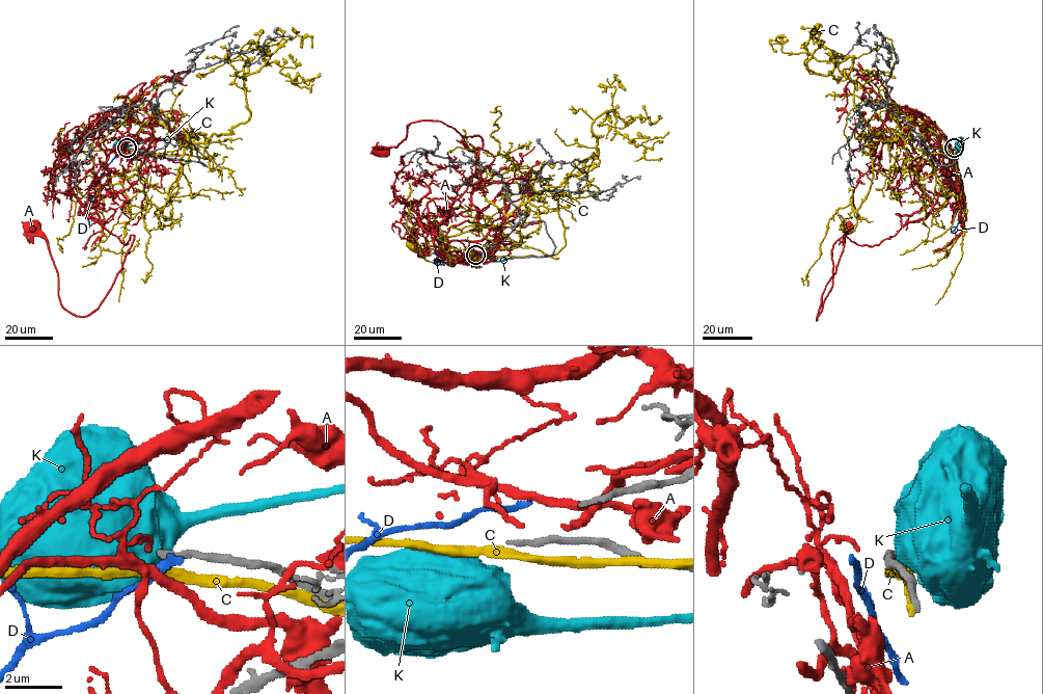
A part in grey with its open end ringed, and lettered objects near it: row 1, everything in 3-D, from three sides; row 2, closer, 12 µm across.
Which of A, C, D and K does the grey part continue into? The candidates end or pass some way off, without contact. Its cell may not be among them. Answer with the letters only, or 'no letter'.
no letter

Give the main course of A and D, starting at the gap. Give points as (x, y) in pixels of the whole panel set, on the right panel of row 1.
A: (952, 148), (925, 217), (878, 244), (833, 244), (816, 320), (847, 228)
D: (952, 148), (964, 197), (957, 227), (951, 232)

